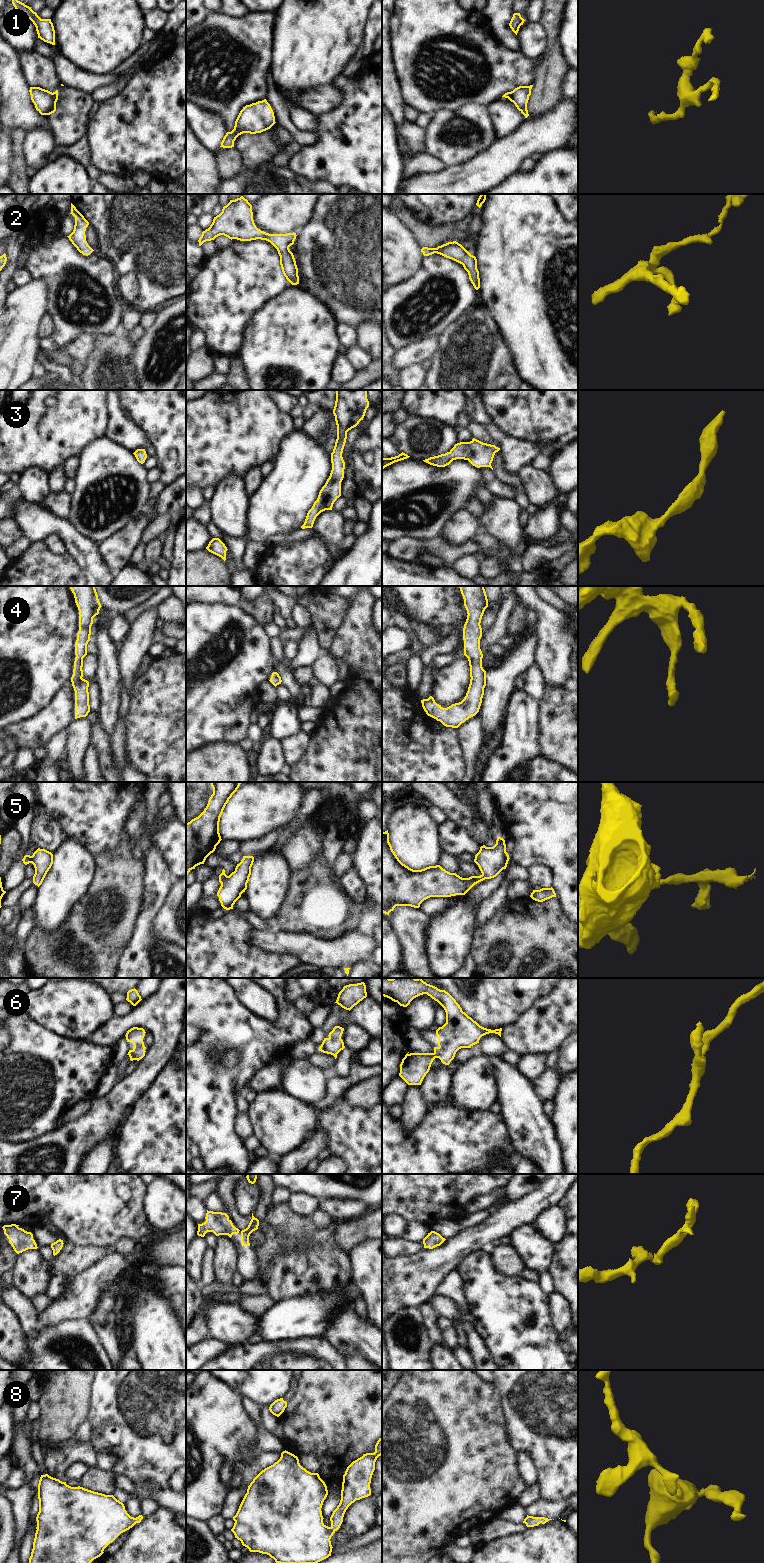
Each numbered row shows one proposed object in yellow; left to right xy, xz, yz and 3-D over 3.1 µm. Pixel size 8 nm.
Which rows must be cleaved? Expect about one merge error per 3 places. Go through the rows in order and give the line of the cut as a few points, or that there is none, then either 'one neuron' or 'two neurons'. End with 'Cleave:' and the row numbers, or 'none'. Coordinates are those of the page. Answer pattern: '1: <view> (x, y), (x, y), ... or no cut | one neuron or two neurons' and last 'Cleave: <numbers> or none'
1: no cut | one neuron
2: no cut | one neuron
3: no cut | one neuron
4: no cut | one neuron
5: xz (228, 876), (221, 884) | two neurons
6: no cut | one neuron
7: no cut | one neuron
8: no cut | one neuron
Cleave: 5

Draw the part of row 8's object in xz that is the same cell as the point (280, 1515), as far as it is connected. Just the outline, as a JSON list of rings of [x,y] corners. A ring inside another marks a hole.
[[[382,1437],[374,1453],[363,1454],[353,1461],[343,1475],[341,1500],[333,1511],[328,1527],[323,1523],[322,1505],[328,1495],[325,1482],[318,1473],[303,1468],[297,1456],[283,1451],[280,1459],[262,1470],[250,1483],[236,1515],[231,1531],[250,1552],[267,1554],[276,1563],[318,1563],[331,1556],[331,1537],[340,1528],[348,1507],[356,1500],[371,1495],[370,1483],[375,1462],[382,1455]]]

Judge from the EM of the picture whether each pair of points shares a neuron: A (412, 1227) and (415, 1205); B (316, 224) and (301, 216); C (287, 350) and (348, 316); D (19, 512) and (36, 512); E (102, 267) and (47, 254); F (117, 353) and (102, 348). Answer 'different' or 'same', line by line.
A: different
B: different
C: different
D: same
E: same
F: same

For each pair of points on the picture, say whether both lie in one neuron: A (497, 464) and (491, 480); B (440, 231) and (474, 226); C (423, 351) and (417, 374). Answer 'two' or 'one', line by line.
A: two
B: one
C: two

